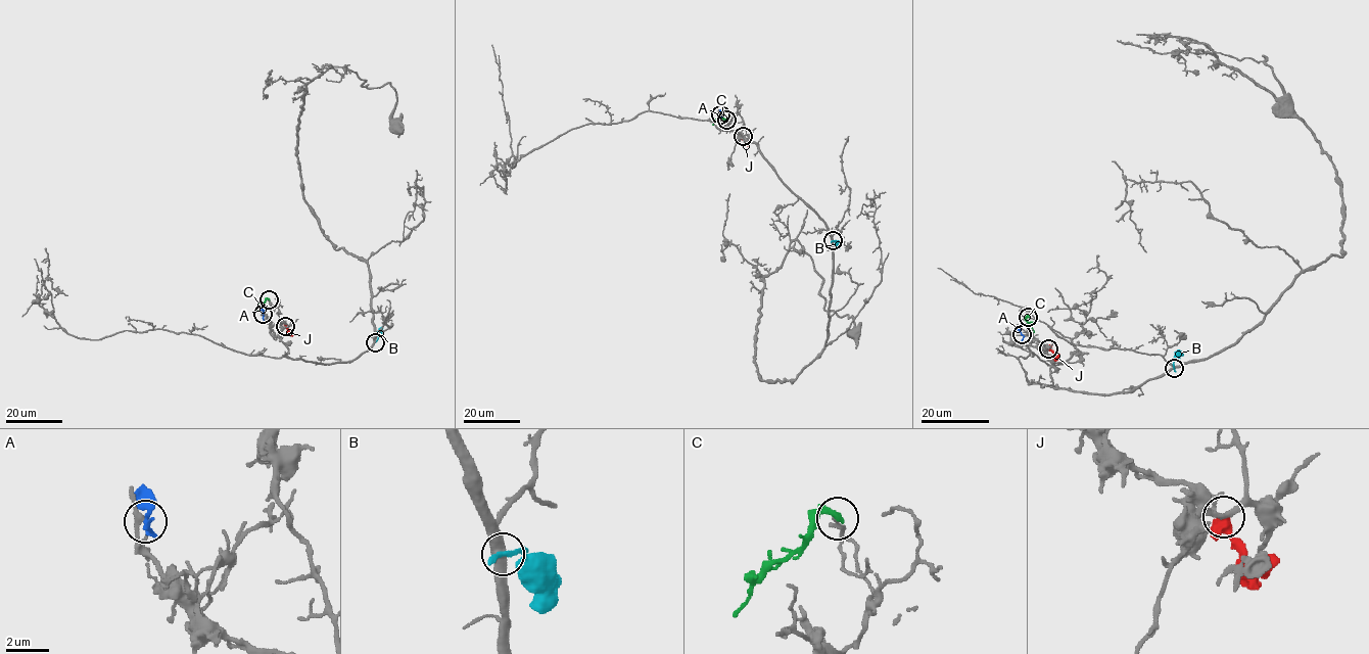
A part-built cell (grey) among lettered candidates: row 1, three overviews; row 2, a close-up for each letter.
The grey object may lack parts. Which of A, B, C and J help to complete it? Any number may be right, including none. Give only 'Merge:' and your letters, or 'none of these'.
Merge: none of these

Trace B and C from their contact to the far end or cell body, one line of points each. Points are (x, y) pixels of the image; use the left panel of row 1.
B: (375, 342), (382, 327)
C: (269, 299), (254, 313)

